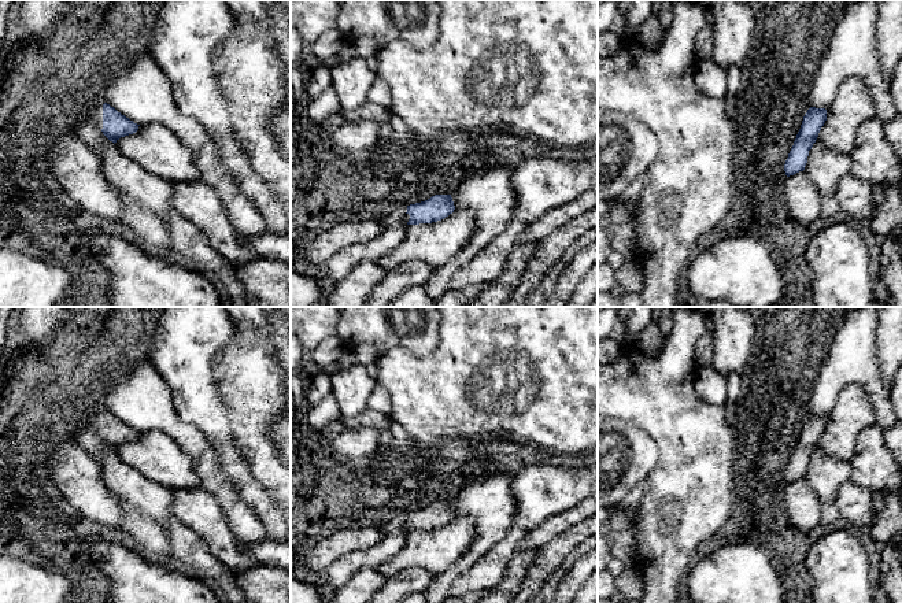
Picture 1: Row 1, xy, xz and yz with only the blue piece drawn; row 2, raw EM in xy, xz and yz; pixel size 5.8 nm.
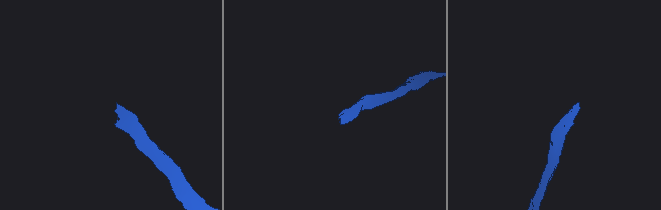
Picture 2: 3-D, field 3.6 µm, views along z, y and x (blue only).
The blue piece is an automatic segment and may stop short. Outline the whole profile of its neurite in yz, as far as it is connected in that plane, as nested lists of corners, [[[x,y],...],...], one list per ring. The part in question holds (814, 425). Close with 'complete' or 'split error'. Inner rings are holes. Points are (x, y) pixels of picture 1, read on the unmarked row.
[[[810,414],[803,423],[801,436],[784,471],[785,482],[794,482],[805,477],[809,458],[816,450],[821,434],[827,428],[827,417]]]; complete

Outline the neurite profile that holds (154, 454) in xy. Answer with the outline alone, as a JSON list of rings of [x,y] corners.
[[[140,432],[136,440],[121,444],[115,452],[127,466],[164,488],[202,488],[193,462],[166,433]]]

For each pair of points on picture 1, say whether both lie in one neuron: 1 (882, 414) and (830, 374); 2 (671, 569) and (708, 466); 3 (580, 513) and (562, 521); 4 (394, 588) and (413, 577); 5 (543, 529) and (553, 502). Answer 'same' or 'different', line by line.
1: same
2: same
3: same
4: same
5: different

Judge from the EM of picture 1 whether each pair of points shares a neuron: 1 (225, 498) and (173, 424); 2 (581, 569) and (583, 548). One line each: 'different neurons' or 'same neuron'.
1: same neuron
2: different neurons

